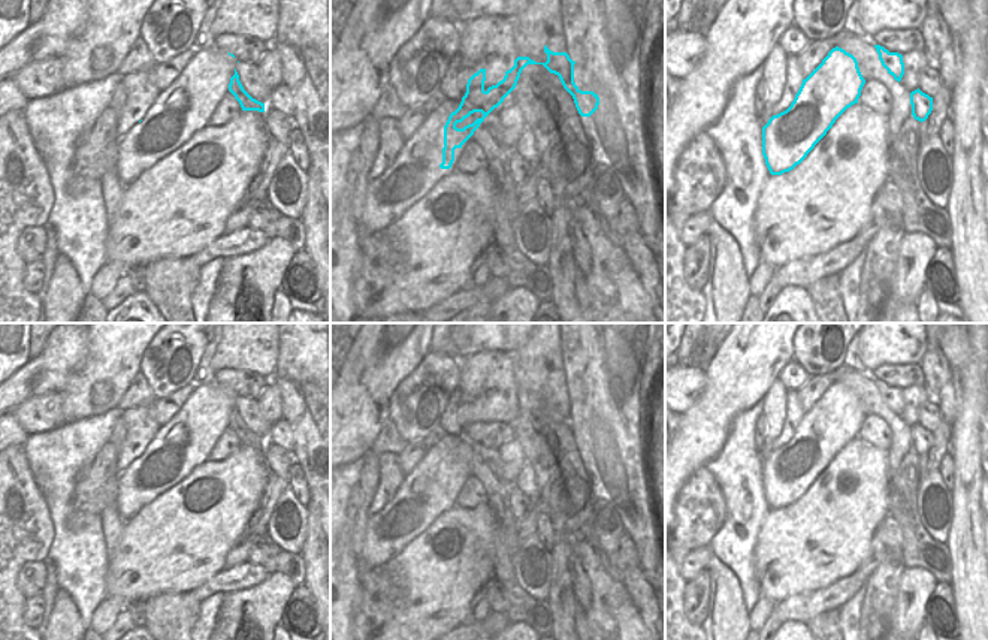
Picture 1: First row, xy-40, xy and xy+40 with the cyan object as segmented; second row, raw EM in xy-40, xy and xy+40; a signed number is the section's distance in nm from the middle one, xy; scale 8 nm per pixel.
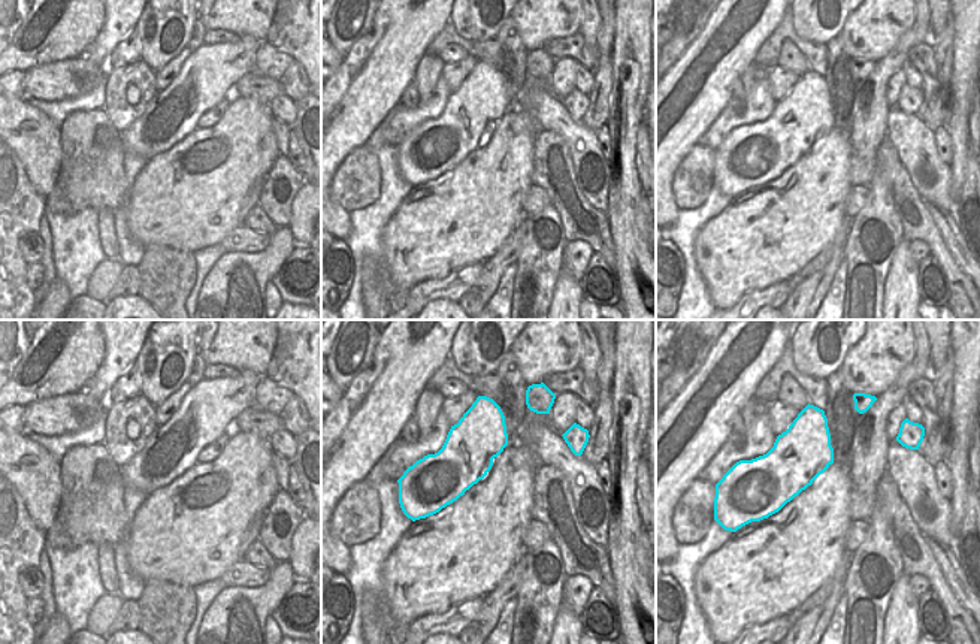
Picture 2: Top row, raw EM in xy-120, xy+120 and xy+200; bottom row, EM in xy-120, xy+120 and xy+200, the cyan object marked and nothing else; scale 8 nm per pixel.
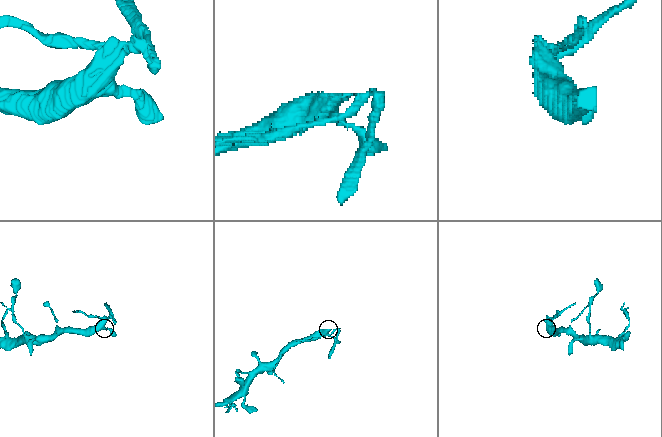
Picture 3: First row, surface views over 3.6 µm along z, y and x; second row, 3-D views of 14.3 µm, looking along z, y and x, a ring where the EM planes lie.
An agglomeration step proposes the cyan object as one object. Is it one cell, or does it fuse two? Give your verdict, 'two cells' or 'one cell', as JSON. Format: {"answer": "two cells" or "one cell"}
{"answer": "one cell"}

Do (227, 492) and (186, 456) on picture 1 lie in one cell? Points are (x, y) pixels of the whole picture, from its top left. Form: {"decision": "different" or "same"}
{"decision": "different"}

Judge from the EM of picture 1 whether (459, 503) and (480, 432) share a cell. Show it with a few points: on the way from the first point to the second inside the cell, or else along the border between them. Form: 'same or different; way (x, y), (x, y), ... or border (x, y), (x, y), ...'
same; way (467, 485), (488, 464), (488, 450)

